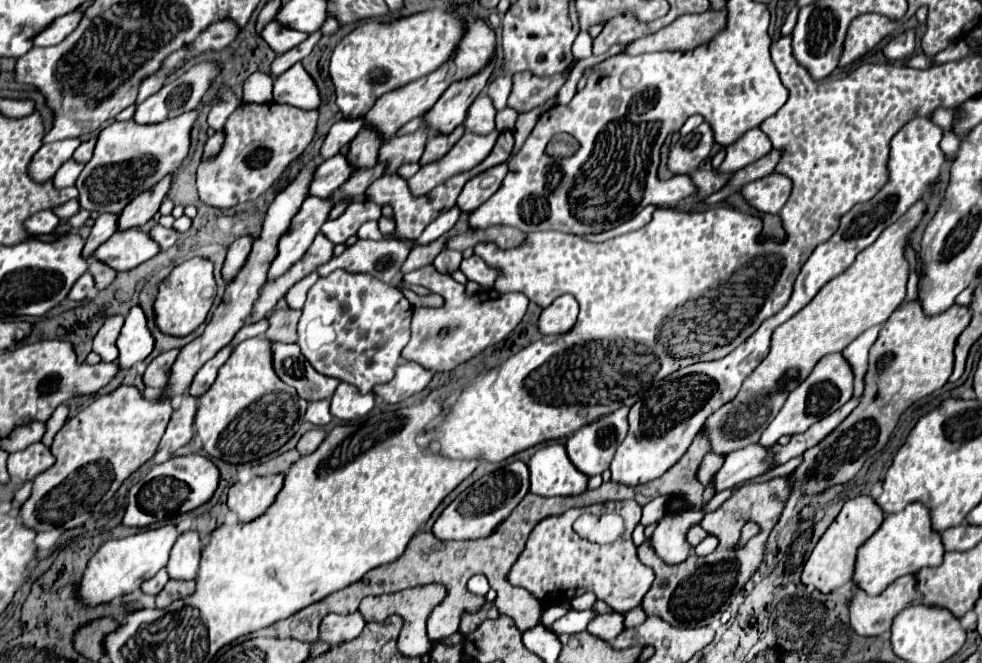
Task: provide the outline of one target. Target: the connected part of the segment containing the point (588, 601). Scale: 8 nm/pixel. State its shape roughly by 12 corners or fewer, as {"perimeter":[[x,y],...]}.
{"perimeter":[[588,592],[573,598],[573,609],[583,611],[591,608],[596,600]]}

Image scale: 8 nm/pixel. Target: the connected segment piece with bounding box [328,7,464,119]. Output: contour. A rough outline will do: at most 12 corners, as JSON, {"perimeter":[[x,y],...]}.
{"perimeter":[[432,7],[366,21],[330,57],[336,105],[376,99],[430,75],[464,25]]}

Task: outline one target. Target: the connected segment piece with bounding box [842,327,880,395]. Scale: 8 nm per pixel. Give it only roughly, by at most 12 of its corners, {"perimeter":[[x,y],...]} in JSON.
{"perimeter":[[880,327],[866,329],[842,351],[852,365],[858,395],[864,391],[870,345]]}

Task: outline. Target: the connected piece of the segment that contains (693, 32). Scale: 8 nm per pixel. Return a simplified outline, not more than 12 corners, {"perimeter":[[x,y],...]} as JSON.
{"perimeter":[[726,13],[682,15],[632,41],[628,55],[688,51],[726,25]]}

